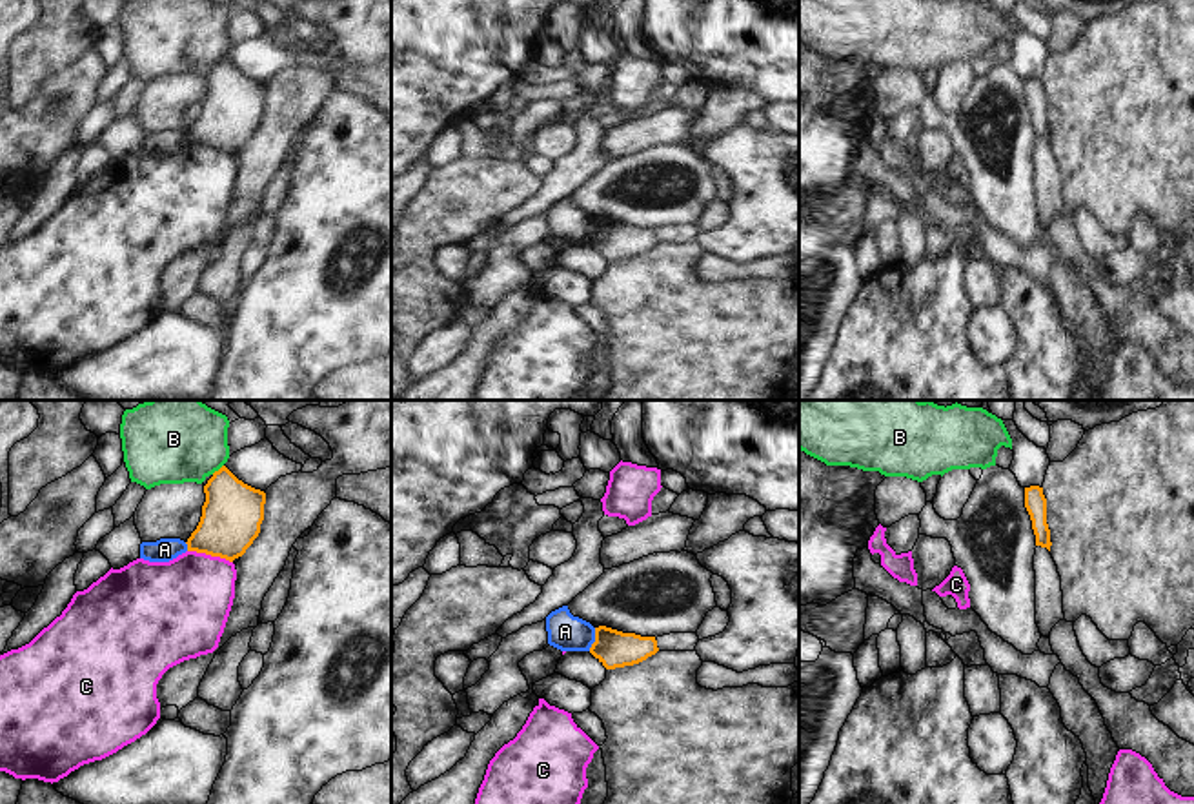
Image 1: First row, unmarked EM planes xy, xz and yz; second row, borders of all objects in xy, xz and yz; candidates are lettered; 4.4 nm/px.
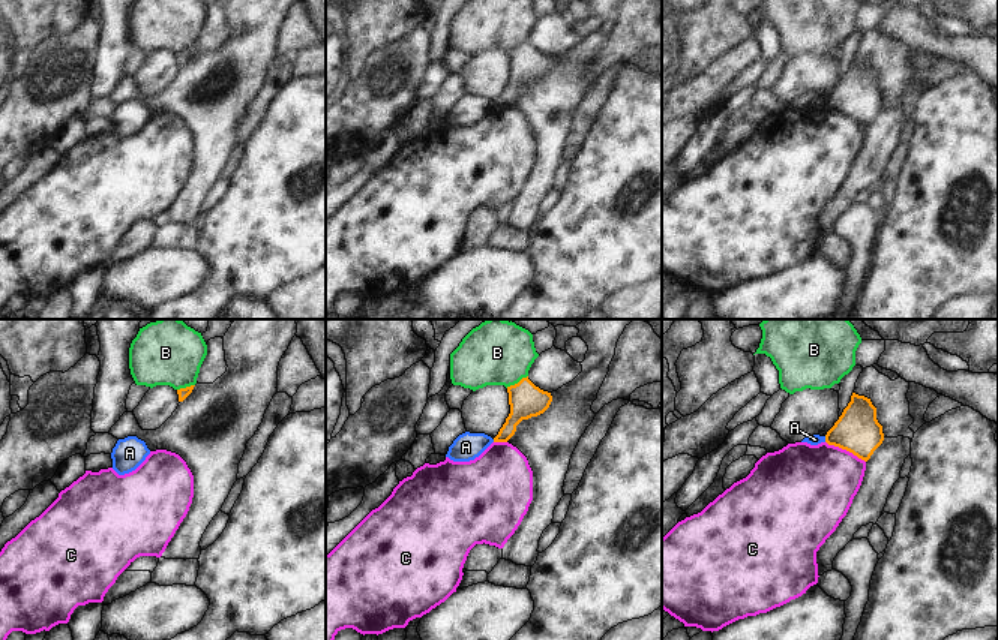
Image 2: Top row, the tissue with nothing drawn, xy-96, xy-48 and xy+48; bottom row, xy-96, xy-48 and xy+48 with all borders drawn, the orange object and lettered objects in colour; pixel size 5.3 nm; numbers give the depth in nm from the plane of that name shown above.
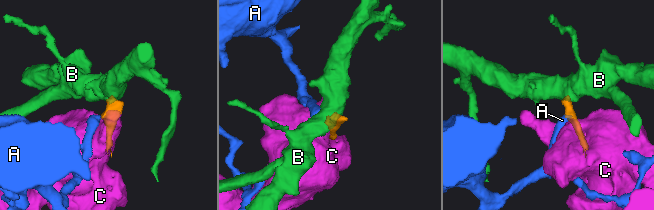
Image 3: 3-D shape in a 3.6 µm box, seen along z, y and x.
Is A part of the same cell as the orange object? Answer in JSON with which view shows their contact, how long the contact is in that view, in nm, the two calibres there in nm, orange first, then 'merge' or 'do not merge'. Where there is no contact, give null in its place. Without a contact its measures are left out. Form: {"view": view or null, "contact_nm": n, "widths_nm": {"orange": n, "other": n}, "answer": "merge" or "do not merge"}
{"view": "xz", "contact_nm": 110, "widths_nm": {"orange": 160, "other": 160}, "answer": "do not merge"}

